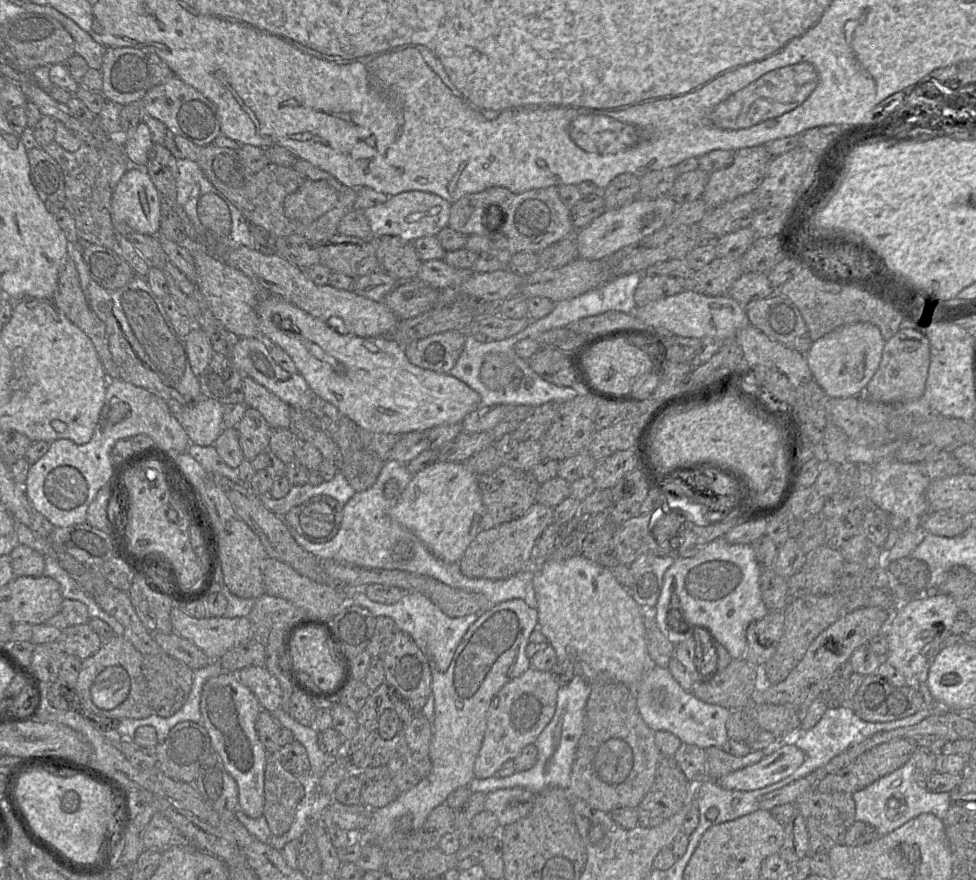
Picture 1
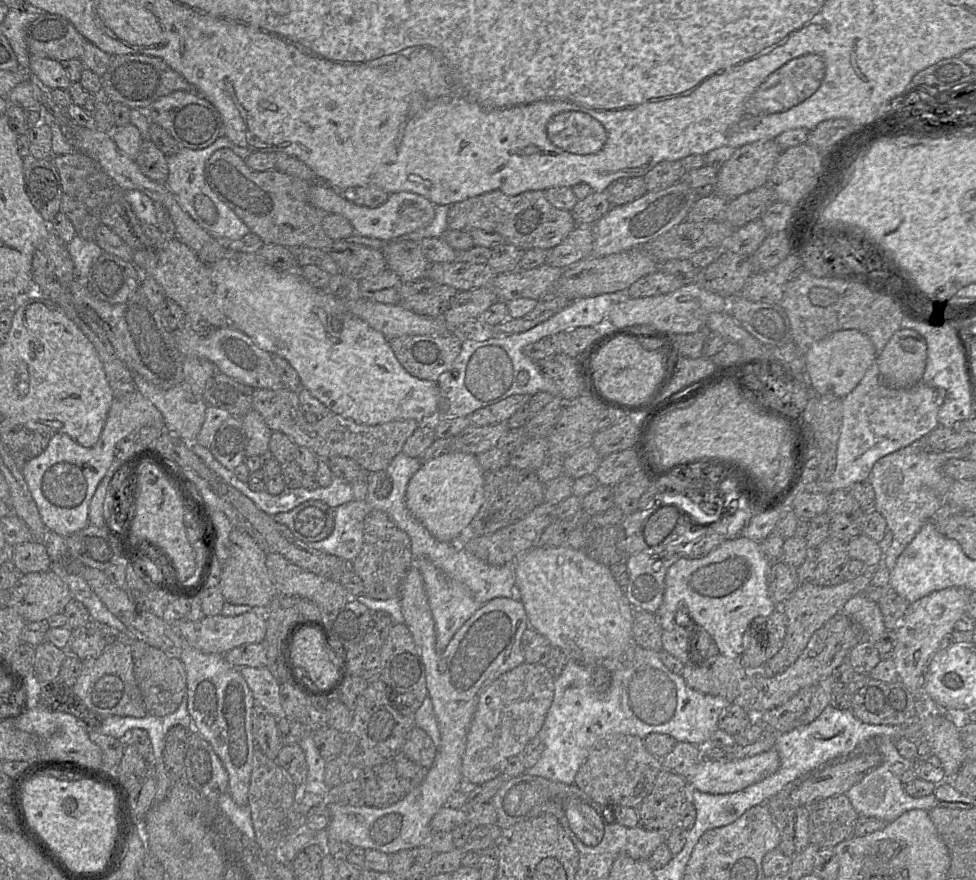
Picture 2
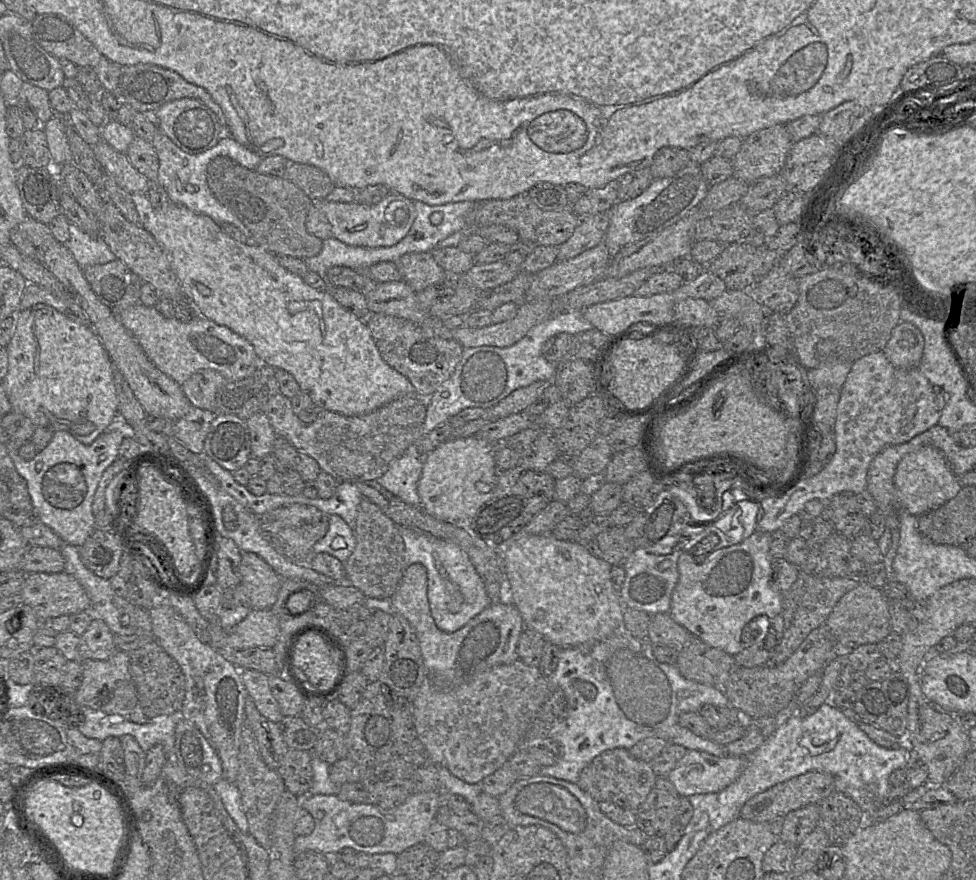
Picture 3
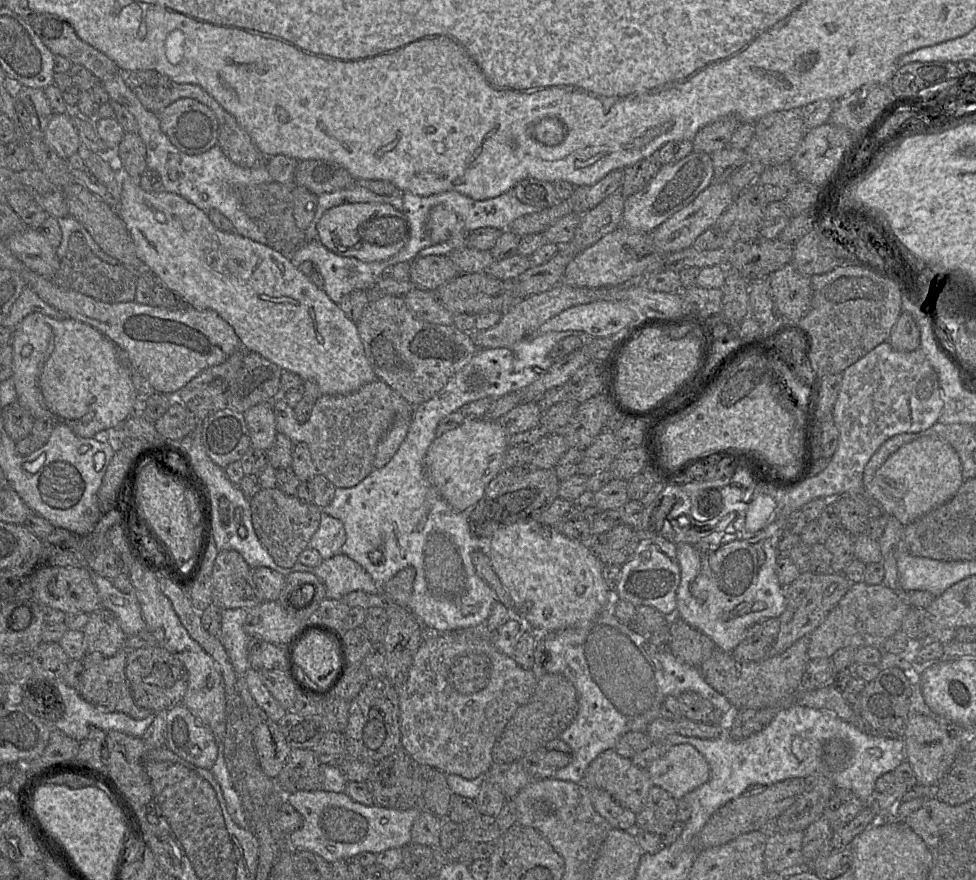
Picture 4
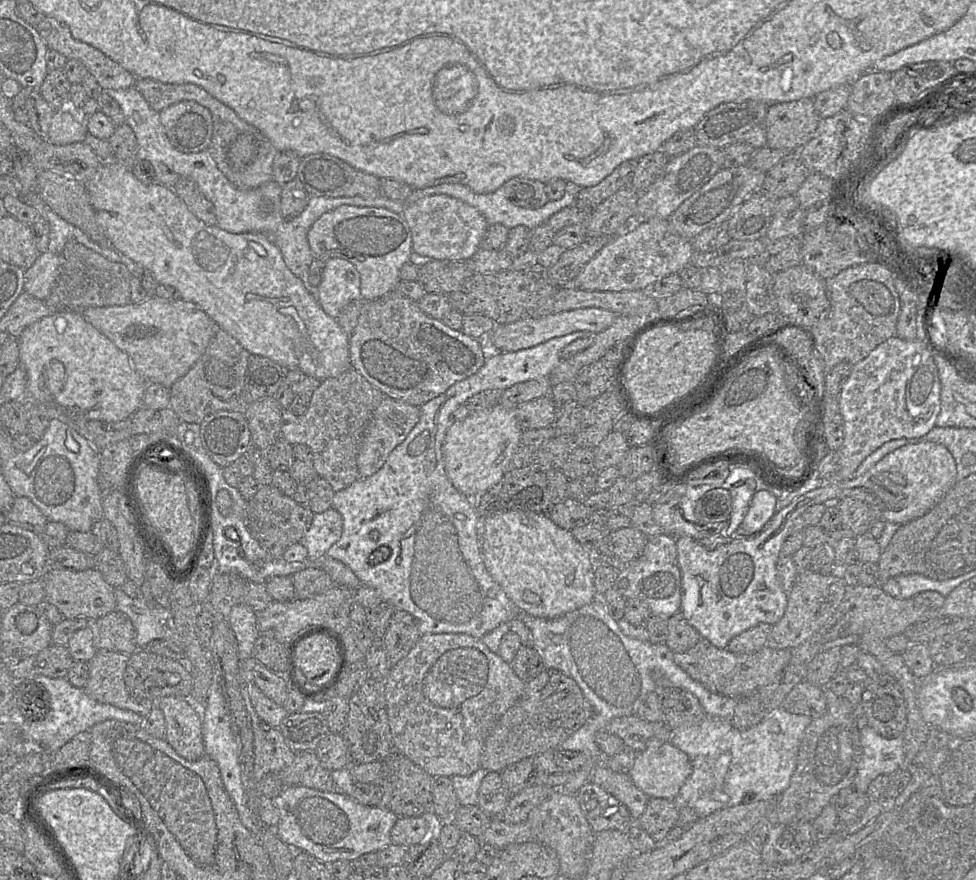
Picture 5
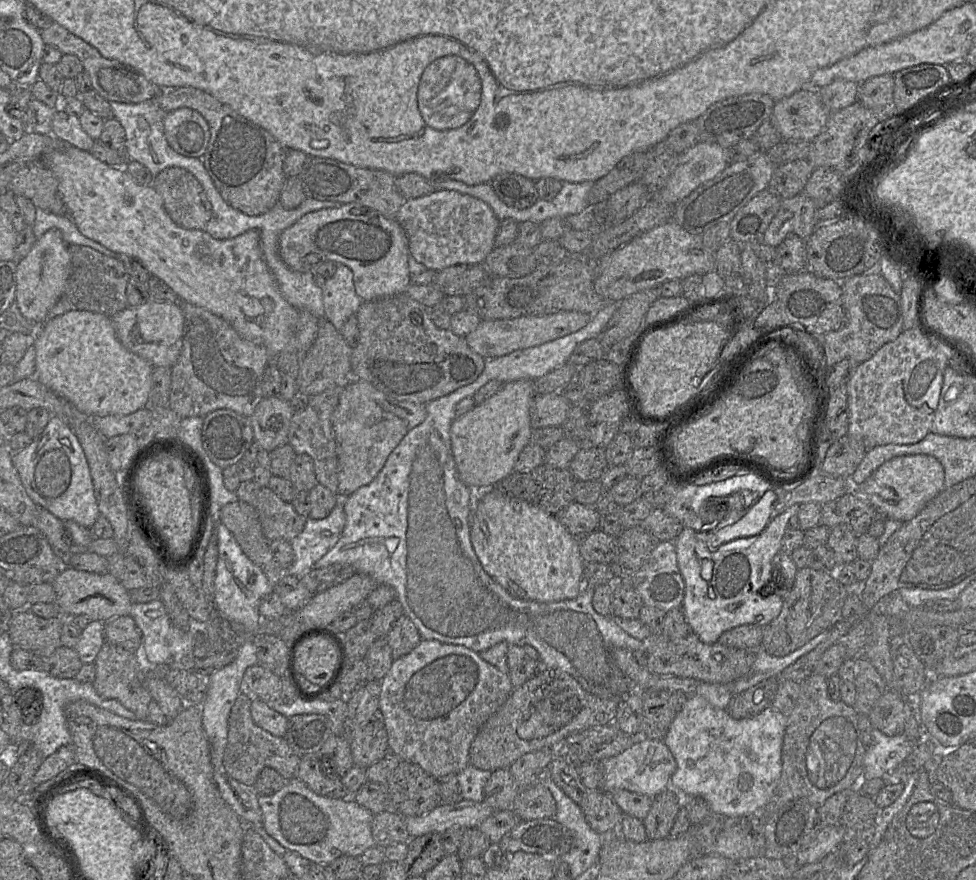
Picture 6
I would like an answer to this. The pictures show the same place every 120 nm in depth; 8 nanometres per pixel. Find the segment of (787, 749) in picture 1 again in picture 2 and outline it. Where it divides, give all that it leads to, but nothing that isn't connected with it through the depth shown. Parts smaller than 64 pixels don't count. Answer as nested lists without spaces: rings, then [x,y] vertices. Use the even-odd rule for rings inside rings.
[[[775,749],[743,759],[720,761],[703,757],[687,778],[690,789],[710,794],[727,794],[740,791],[760,782],[773,774],[779,767],[780,759]]]

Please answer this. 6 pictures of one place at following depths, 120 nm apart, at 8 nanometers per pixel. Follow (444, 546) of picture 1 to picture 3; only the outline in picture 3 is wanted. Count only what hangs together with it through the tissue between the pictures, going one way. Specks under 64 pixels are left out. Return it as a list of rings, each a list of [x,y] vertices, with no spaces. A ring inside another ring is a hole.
[[[467,437],[446,441],[424,457],[421,476],[417,485],[420,508],[428,515],[451,523],[467,523],[493,496],[498,479],[494,459],[496,446],[478,437]]]

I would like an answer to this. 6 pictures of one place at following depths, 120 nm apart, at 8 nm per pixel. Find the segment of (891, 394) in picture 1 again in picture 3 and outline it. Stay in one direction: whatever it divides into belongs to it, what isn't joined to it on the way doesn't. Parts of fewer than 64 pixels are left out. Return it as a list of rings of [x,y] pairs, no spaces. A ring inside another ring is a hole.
[[[899,322],[883,349],[888,361],[896,368],[918,367],[924,349],[924,338],[920,330],[909,322]]]

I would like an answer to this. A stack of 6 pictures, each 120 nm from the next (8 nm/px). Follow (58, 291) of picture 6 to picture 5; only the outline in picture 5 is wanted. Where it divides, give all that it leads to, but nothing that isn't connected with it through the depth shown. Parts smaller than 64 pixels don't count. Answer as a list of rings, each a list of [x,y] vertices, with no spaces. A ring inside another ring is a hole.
[[[50,251],[41,253],[33,265],[25,270],[24,291],[45,301],[54,287],[60,264],[60,255]]]

